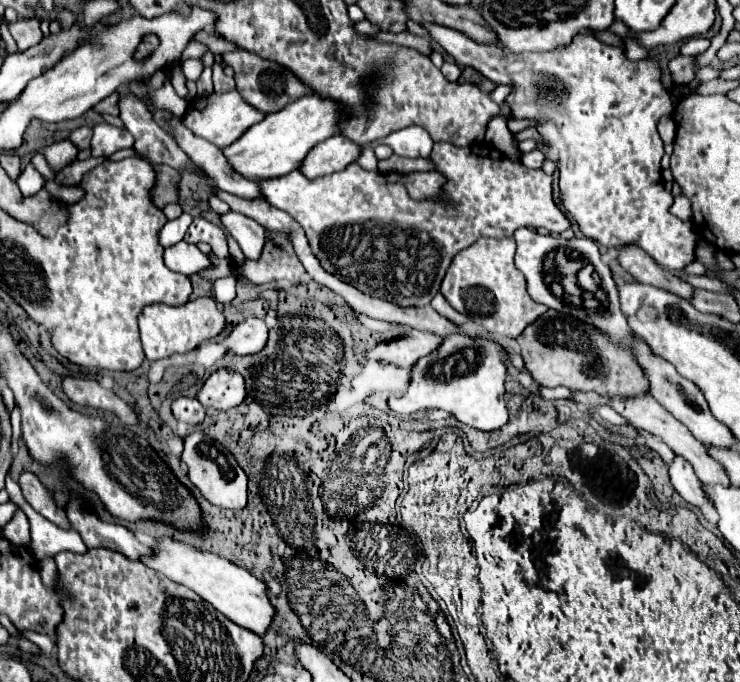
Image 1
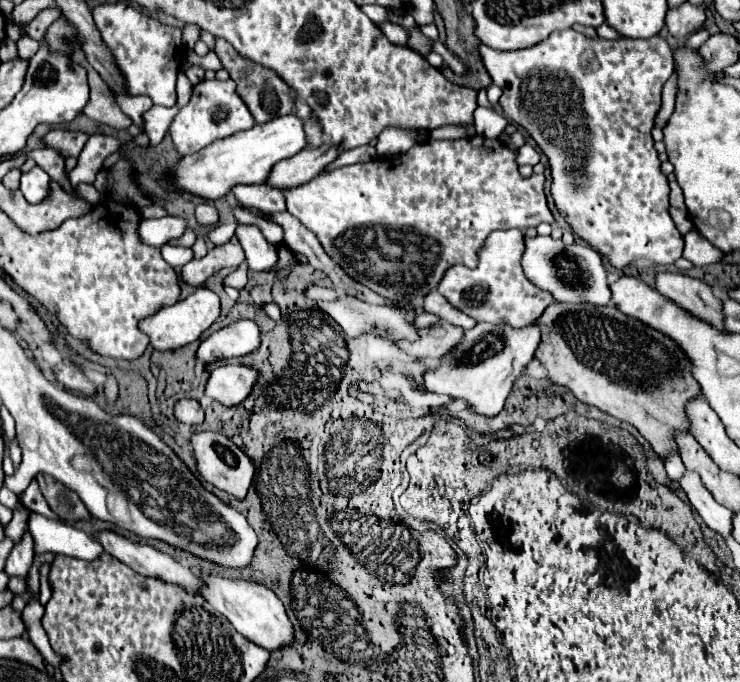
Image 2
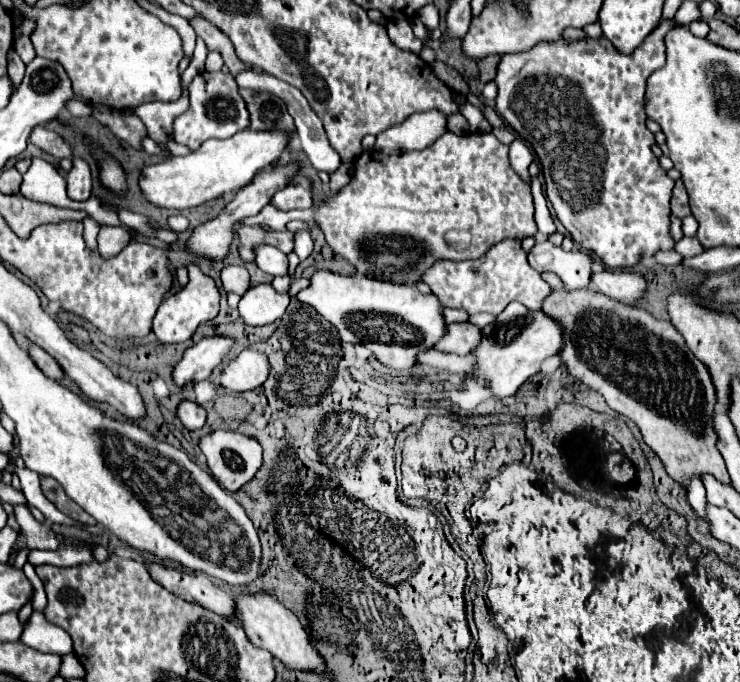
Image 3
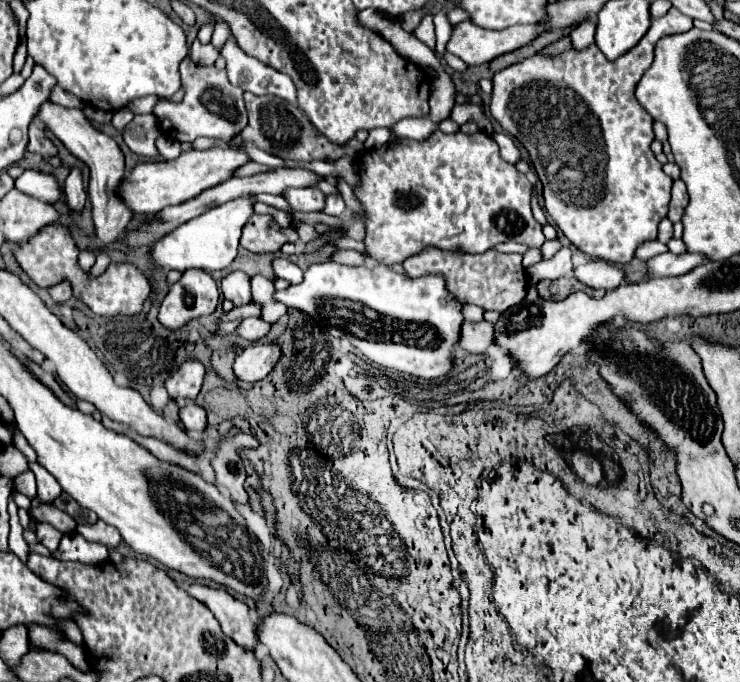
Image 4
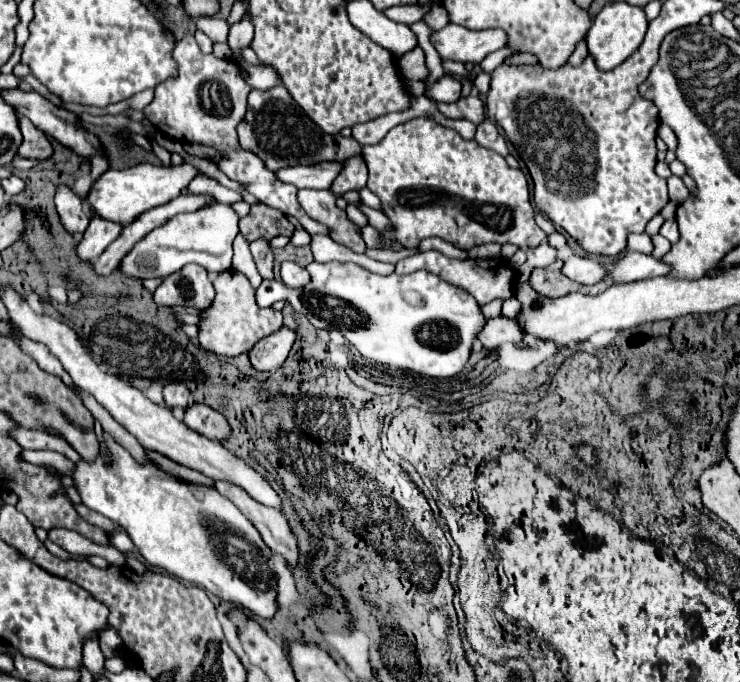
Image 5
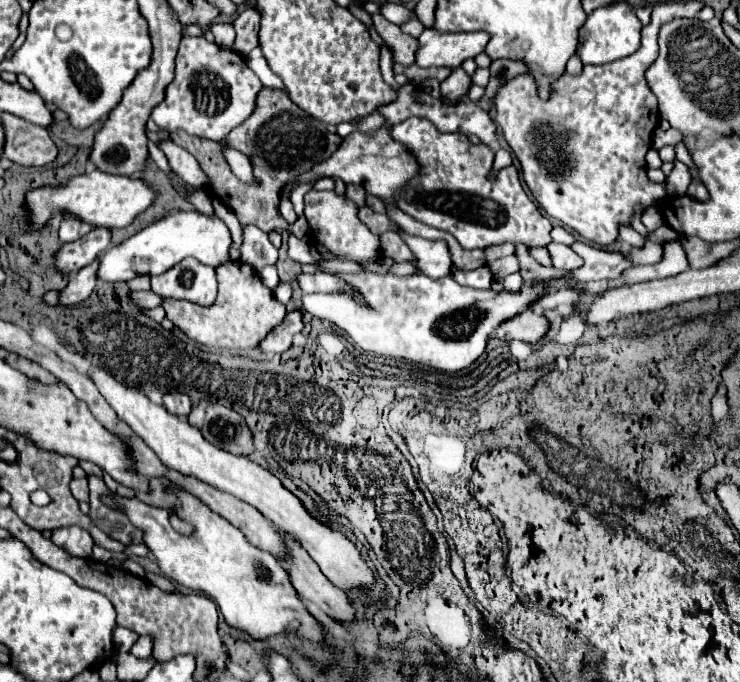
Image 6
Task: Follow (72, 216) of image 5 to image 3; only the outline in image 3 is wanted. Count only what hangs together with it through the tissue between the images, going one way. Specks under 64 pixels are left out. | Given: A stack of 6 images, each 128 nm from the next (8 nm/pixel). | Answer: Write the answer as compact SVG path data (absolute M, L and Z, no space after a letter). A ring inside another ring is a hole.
M74 158L74 166L68 174L68 196L70 198L90 198L92 194L92 170L82 158Z

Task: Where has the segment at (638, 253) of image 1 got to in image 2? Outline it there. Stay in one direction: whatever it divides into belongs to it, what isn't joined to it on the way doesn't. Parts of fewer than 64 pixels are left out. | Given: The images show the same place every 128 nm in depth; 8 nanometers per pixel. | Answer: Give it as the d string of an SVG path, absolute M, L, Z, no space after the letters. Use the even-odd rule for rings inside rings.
M658 272L656 290L666 294L670 300L676 300L682 308L694 312L694 316L700 316L700 320L708 320L708 324L716 324L724 330L720 298L714 296L714 290L702 280L680 272Z

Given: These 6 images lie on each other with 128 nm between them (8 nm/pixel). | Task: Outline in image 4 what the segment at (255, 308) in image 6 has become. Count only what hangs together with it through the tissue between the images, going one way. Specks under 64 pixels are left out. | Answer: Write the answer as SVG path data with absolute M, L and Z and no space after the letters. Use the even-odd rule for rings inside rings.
M240 270L230 272L222 278L222 294L226 300L232 300L234 304L248 304L252 300L250 276ZM246 318L240 328L238 328L238 334L246 340L260 340L262 336L266 336L270 330L270 324L264 322L262 318Z

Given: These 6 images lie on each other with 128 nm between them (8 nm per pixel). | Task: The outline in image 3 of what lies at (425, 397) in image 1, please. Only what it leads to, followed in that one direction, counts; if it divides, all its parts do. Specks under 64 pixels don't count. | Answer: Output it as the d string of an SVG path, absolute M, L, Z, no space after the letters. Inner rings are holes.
M508 304L504 312L496 316L492 326L488 324L480 332L482 332L482 340L472 352L476 364L464 376L464 382L482 380L484 386L500 400L512 396L532 374L540 370L540 364L546 358L558 354L562 344L560 326L552 318L544 316L542 310L530 312L522 304Z

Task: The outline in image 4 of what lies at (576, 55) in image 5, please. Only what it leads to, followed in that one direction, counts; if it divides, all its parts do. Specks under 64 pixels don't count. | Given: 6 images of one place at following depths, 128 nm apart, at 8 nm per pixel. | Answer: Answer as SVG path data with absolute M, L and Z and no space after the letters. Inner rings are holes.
M588 20L588 22L580 24L578 28L574 28L570 32L574 48L588 48L594 42L594 34L596 34L596 22L594 20Z

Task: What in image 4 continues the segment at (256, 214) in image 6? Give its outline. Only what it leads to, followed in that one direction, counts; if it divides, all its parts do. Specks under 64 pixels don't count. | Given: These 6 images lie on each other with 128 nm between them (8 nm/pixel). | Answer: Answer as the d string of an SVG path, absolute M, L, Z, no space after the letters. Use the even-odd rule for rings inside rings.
M244 92L244 102L248 108L248 126L240 132L242 140L250 142L274 156L280 156L286 160L308 160L310 162L310 160L324 160L324 158L338 160L342 156L356 158L364 150L364 144L360 144L356 138L352 140L352 144L348 144L348 148L336 148L336 144L328 142L324 136L320 136L314 130L314 126L310 124L310 120L298 106L288 104L282 98L256 96L256 94ZM254 214L248 224L242 228L242 238L240 246L254 254L262 252L280 252L280 248L286 242L296 242L298 232L294 228L280 228L270 216L260 216Z

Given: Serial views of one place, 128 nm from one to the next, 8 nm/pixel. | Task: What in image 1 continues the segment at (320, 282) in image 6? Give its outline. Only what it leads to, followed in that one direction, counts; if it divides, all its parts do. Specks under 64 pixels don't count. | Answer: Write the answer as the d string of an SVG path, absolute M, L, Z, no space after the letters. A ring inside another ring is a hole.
M226 212L220 216L222 220L222 226L228 234L234 236L234 240L240 244L242 252L246 258L256 258L260 256L262 252L262 246L264 246L264 228L254 222L252 218L244 216L244 214L238 214L238 212Z

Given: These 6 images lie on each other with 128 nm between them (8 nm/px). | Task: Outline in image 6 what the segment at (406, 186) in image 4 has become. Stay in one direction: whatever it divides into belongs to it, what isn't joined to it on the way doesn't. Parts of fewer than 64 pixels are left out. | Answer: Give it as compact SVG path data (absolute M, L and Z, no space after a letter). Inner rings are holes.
M418 116L408 118L408 120L392 126L390 136L392 136L392 140L396 140L404 148L408 148L408 152L416 158L416 162L420 166L418 174L410 182L406 182L406 186L398 194L398 200L394 202L396 208L400 208L402 212L406 212L408 216L412 216L418 222L424 222L428 226L434 226L434 228L450 232L458 240L458 244L462 248L466 248L466 250L488 248L488 246L504 244L504 242L524 244L526 248L548 246L550 244L552 222L548 218L544 218L540 214L540 210L536 208L536 204L528 198L528 194L524 192L524 188L520 184L516 168L514 166L502 168L496 174L496 178L490 180L492 162L494 162L494 152L492 152L490 146L472 144L460 132L442 134L430 120L418 118Z

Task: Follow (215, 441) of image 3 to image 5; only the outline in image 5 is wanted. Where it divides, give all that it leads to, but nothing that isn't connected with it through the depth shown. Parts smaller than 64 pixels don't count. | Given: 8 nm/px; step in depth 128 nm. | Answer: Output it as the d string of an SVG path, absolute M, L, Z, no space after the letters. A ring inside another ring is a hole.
M218 480L214 486L216 486L216 490L222 496L226 496L228 500L232 500L240 508L240 512L244 512L244 516L248 516L248 520L252 520L252 524L262 534L262 538L266 540L266 544L272 550L276 550L284 558L286 564L296 564L296 558L298 558L298 540L292 534L286 518L278 510L256 502L252 496L248 496L236 484Z

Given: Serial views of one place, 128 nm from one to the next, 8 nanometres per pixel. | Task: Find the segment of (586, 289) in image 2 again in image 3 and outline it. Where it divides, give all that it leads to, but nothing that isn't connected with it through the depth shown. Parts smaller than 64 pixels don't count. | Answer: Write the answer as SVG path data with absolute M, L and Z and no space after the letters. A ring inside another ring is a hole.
M550 240L536 242L528 252L528 264L538 272L556 274L562 280L564 290L590 288L592 284L592 256L582 250L564 252Z

